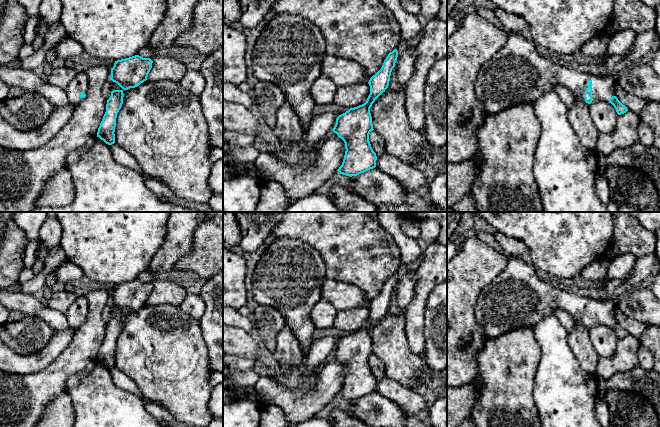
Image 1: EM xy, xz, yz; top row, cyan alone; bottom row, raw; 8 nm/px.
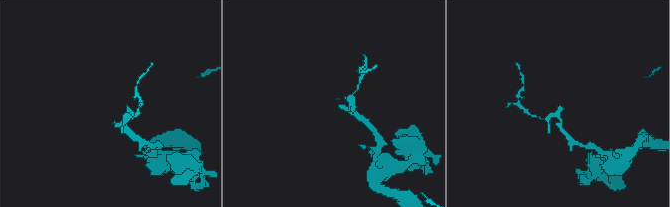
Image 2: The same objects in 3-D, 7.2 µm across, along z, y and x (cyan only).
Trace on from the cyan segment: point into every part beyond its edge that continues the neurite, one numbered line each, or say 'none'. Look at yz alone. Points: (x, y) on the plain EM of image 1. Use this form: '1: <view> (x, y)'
1: yz (517, 297)

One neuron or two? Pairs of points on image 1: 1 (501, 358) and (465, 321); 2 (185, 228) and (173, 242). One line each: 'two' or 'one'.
1: two
2: one

